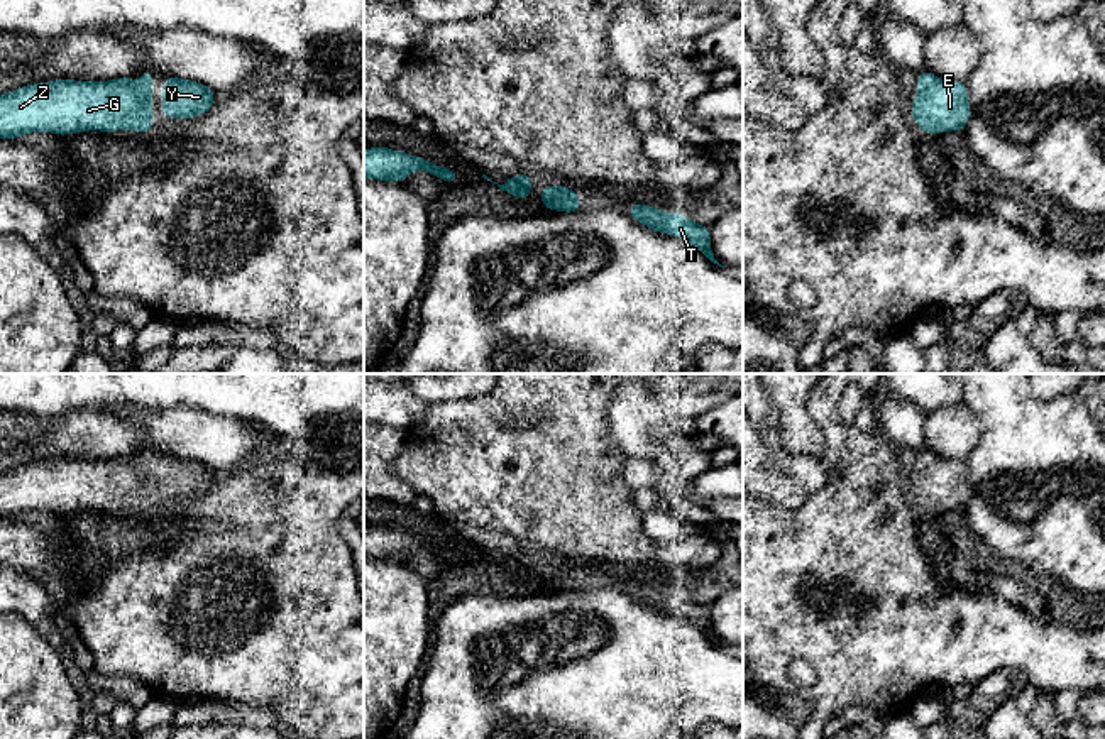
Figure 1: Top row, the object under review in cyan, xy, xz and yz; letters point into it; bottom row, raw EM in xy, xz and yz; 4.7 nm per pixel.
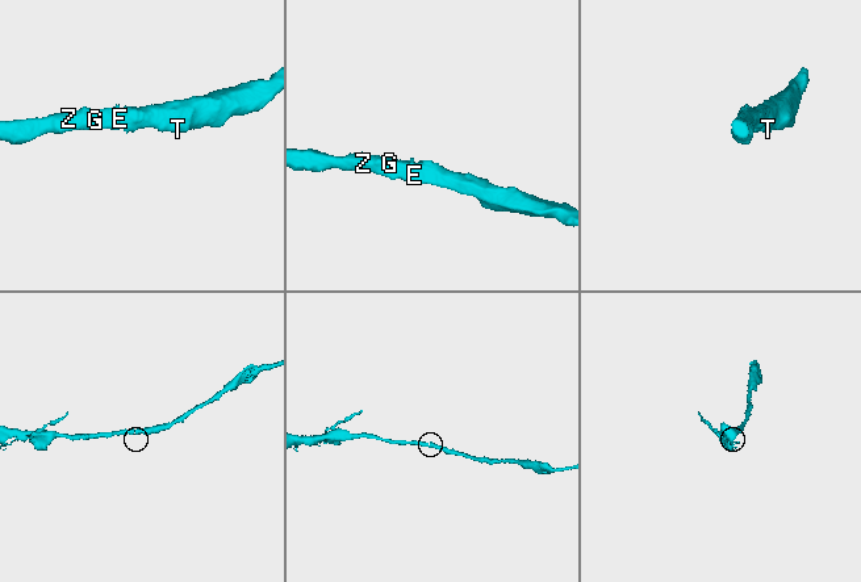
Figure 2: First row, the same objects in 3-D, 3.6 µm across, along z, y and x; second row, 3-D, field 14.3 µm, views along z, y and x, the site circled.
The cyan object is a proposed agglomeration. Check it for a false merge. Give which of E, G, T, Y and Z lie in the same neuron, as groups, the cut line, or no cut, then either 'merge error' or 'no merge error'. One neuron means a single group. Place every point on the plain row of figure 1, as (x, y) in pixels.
E G T Y Z | no cut | no merge error

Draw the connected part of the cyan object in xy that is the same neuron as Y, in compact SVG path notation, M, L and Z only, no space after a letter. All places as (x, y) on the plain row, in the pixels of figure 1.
M166 455L162 470L162 494L166 497L193 497L213 487L217 468L191 460Z

